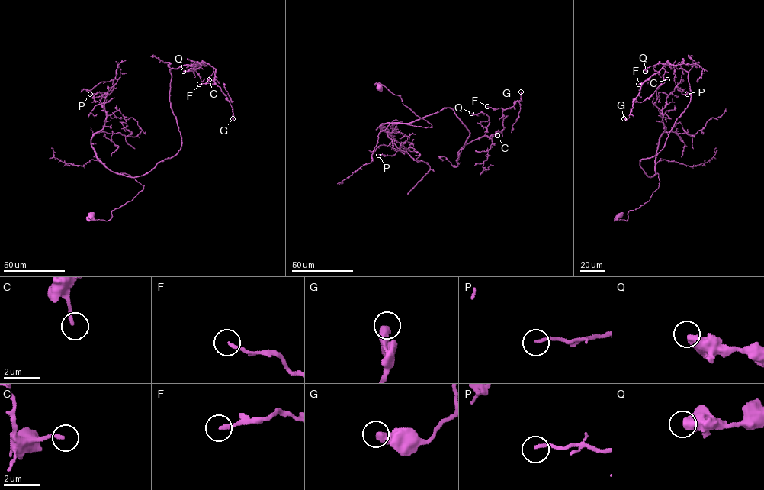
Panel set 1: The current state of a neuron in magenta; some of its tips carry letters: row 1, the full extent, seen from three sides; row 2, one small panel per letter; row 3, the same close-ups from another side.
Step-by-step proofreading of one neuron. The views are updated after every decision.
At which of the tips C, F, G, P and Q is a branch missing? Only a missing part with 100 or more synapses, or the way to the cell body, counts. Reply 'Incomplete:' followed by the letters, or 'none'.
Incomplete: none

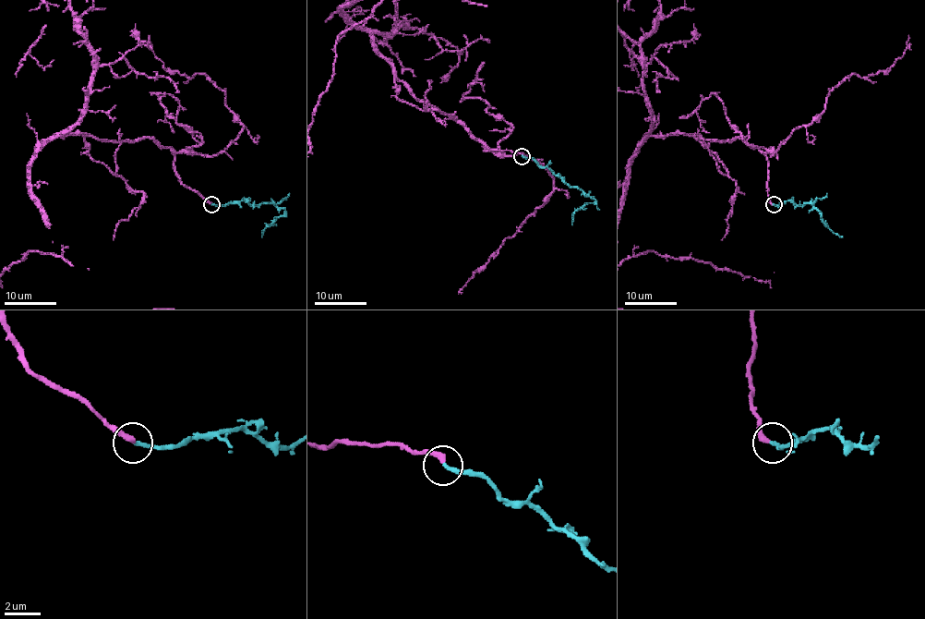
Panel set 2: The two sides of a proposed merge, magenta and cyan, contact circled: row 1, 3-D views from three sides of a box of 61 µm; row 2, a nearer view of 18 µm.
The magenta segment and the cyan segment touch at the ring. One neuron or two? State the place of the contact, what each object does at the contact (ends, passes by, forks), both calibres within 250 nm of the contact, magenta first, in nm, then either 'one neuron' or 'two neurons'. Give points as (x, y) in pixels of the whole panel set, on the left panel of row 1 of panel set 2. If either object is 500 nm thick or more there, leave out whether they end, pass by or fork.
(211, 204) | magenta ends | cyan ends | 320/220 nm | one neuron

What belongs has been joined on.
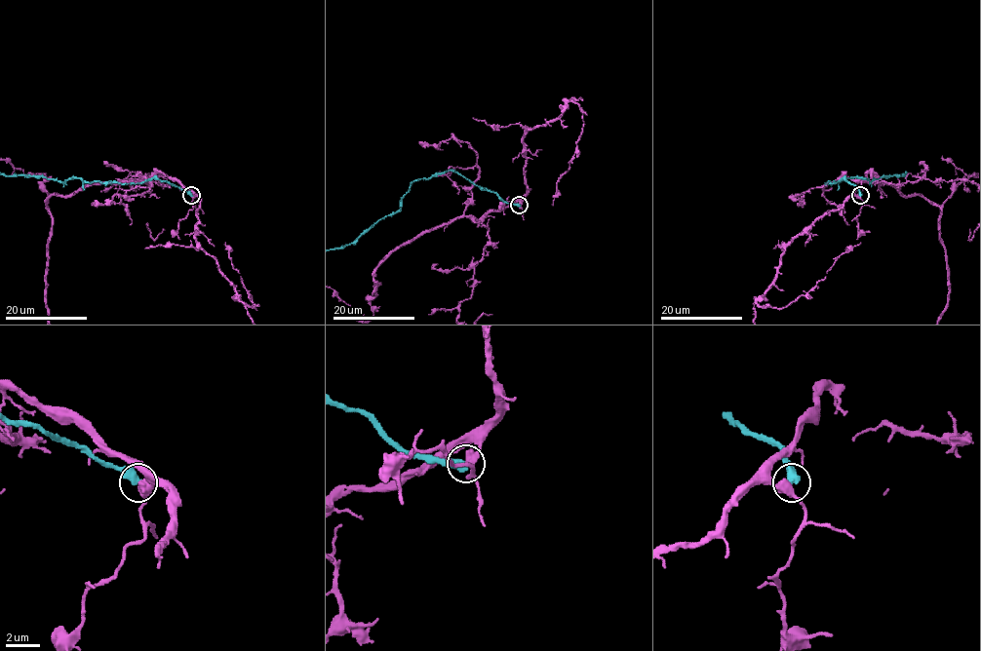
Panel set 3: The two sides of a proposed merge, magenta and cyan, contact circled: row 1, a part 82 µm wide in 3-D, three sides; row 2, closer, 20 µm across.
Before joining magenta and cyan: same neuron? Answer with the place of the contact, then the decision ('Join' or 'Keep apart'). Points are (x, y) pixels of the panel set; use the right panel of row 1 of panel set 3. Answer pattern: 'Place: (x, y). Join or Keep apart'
Place: (860, 195). Keep apart

